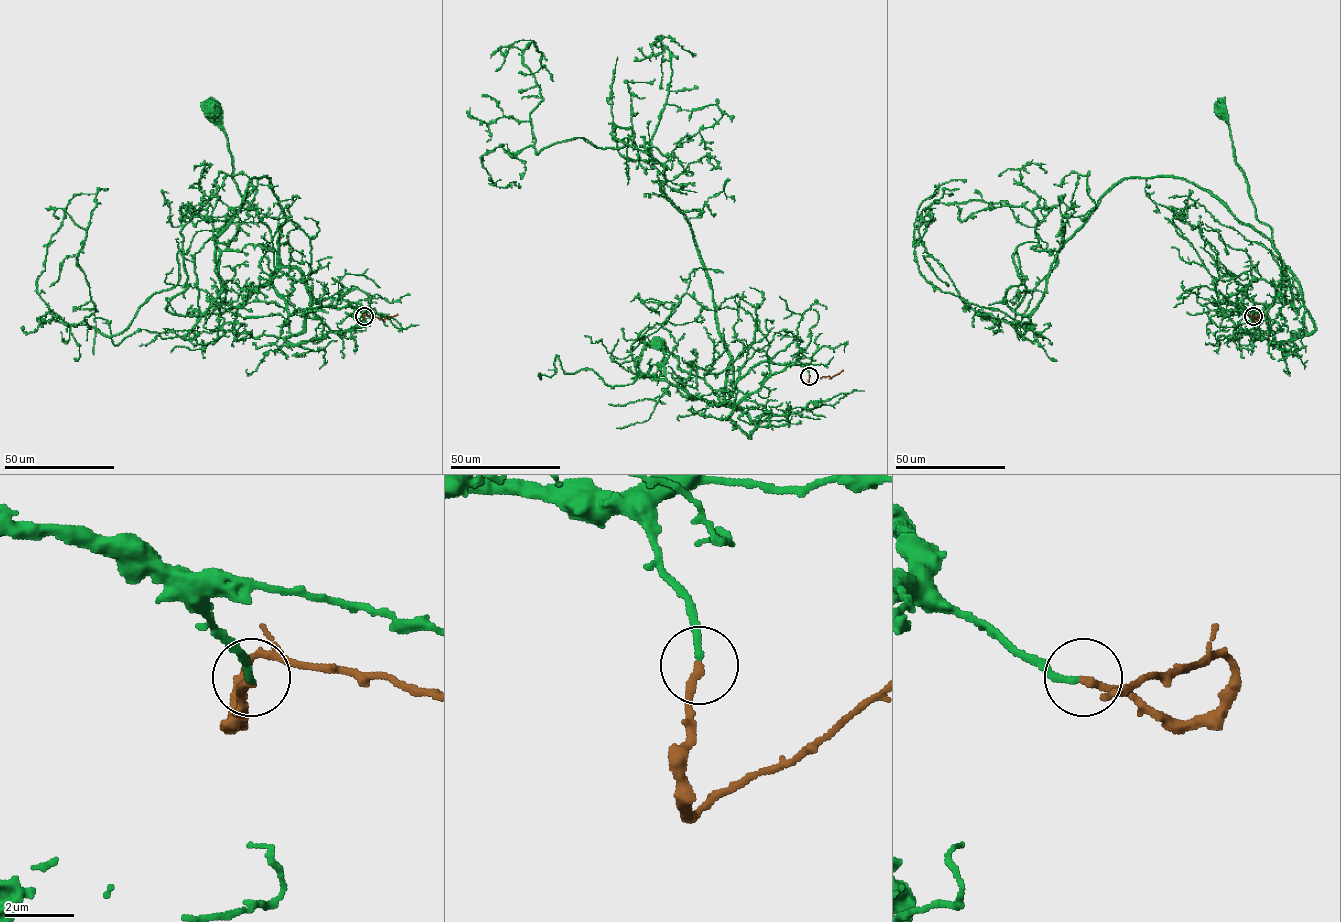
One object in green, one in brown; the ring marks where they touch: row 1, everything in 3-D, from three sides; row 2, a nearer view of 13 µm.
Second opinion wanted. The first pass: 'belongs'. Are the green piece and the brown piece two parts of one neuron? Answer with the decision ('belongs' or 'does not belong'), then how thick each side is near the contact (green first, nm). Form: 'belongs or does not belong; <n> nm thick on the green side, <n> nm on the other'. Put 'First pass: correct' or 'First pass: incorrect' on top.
First pass: correct
belongs; 200 nm thick on the green side, 240 nm on the other

